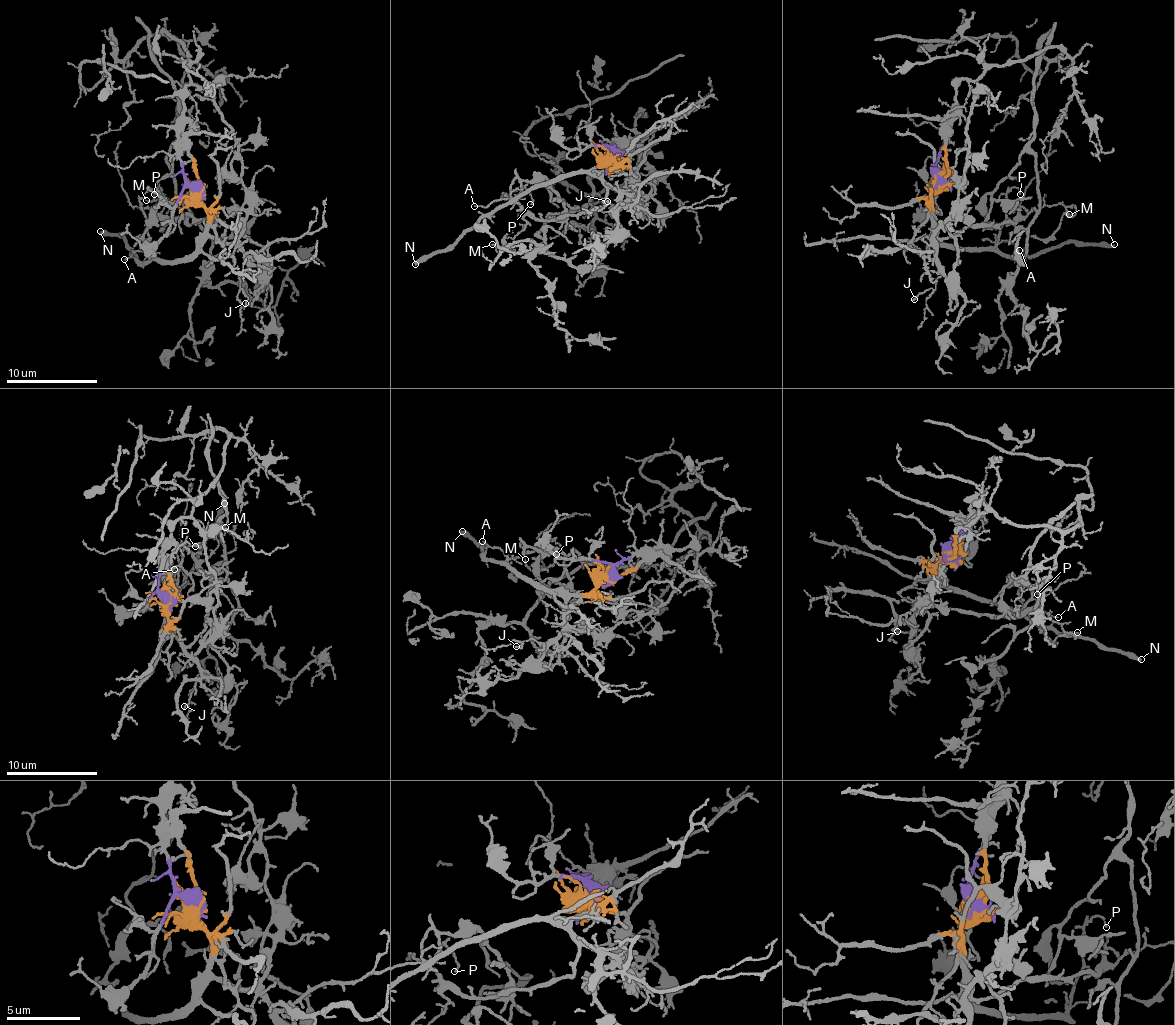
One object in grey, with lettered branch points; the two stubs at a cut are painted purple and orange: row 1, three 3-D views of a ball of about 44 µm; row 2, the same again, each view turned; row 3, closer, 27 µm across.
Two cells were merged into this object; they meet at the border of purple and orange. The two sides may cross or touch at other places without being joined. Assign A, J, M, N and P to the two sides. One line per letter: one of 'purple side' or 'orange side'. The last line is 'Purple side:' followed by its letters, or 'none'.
A: orange side
J: orange side
M: orange side
N: orange side
P: orange side
Purple side: none

